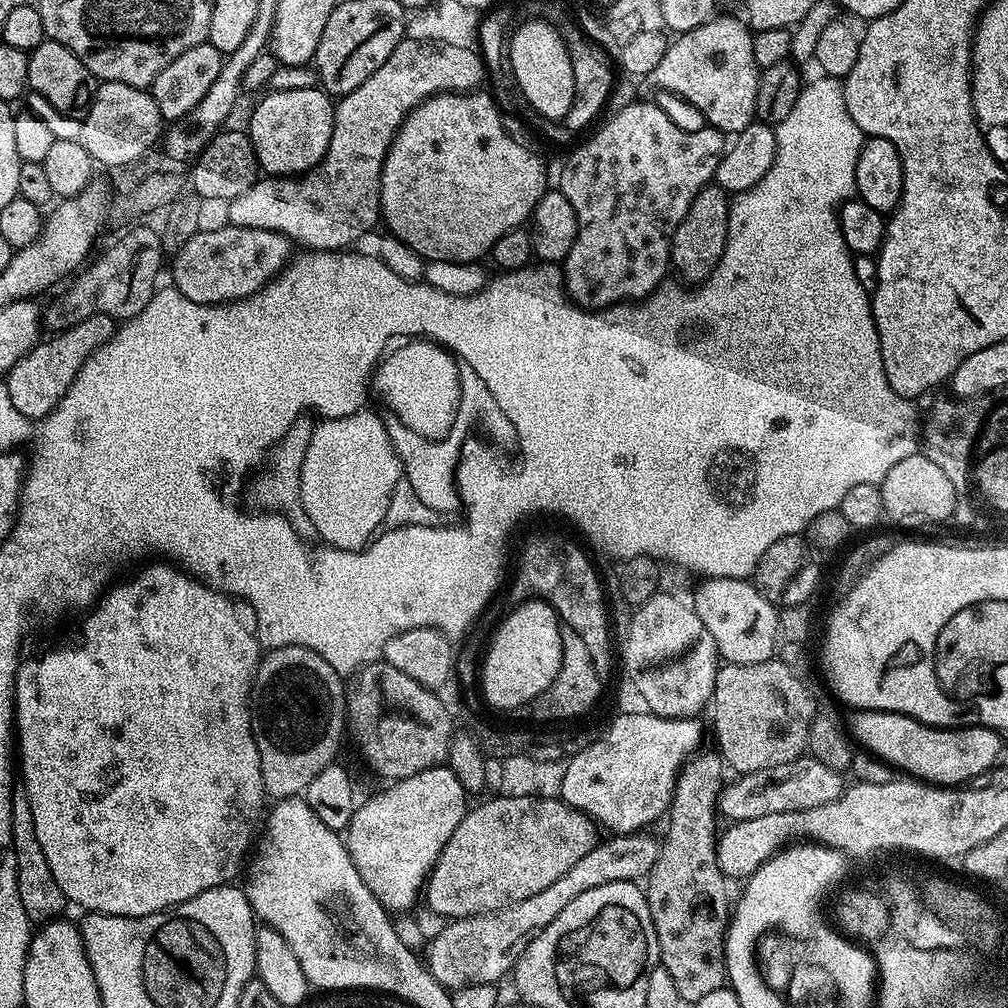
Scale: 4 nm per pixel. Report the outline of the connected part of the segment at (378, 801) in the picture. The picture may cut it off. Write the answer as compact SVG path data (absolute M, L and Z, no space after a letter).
M447 766L422 770L410 778L387 786L389 788L374 793L365 804L363 801L357 807L346 829L346 843L350 858L362 882L366 882L370 894L374 894L374 898L378 898L380 905L389 913L407 913L412 908L411 904L421 899L422 889L442 846L450 842L450 834L454 834L454 830L458 830L458 822L462 822L466 811L466 793L462 782L458 782L456 775Z

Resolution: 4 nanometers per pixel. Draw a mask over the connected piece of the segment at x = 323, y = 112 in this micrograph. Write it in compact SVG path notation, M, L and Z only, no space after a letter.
M313 86L302 90L268 90L260 98L246 125L259 171L268 176L299 176L315 168L330 146L330 134L334 134L333 97L323 88Z

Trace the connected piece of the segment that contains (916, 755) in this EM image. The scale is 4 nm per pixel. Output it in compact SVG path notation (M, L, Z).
M857 709L851 714L846 720L847 729L863 749L915 779L941 787L955 787L973 781L970 779L993 766L1002 748L1001 735L995 729L980 725L948 729L922 723L900 712L880 709Z

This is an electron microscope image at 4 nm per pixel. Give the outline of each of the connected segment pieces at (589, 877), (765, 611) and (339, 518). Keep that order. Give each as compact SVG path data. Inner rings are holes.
M647 831L630 832L627 834L612 834L607 838L601 839L594 846L594 850L590 850L590 854L586 854L586 858L578 858L578 862L574 862L574 866L570 866L570 870L566 870L566 874L562 874L562 878L558 878L550 886L546 886L546 890L534 894L530 898L522 898L522 902L514 902L505 908L499 908L493 912L486 914L478 914L477 916L461 916L453 919L436 937L434 935L426 944L426 967L441 986L449 990L455 990L462 986L470 986L471 984L496 984L504 975L511 973L516 967L516 960L526 950L526 946L538 934L542 934L542 930L546 930L546 926L550 926L550 922L554 922L554 918L558 918L558 914L562 914L562 910L566 910L566 906L570 906L570 902L574 902L574 898L578 898L578 894L586 894L586 890L594 890L594 886L606 886L606 882L622 882L623 880L639 881L641 878L647 877L648 872L654 866L654 862L660 853L661 841L655 840L652 836L647 836Z
M717 576L703 582L690 603L698 618L702 618L702 626L710 630L719 659L730 664L757 664L773 659L780 635L778 608L772 605L775 603L748 580Z
M363 408L342 418L319 421L313 427L300 471L300 505L310 518L315 535L318 534L329 547L351 552L367 547L383 525L394 486L403 477L401 460L384 430L381 415L369 410Z

